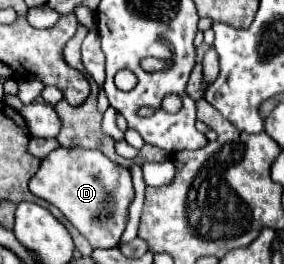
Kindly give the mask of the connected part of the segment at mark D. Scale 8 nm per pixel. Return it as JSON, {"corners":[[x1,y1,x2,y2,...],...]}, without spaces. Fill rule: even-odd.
{"corners":[[63,146,41,162,41,168,29,180,29,190,57,206,93,248,115,248,119,244,127,226,129,204,135,196,131,172,127,168,111,162,101,150]]}

